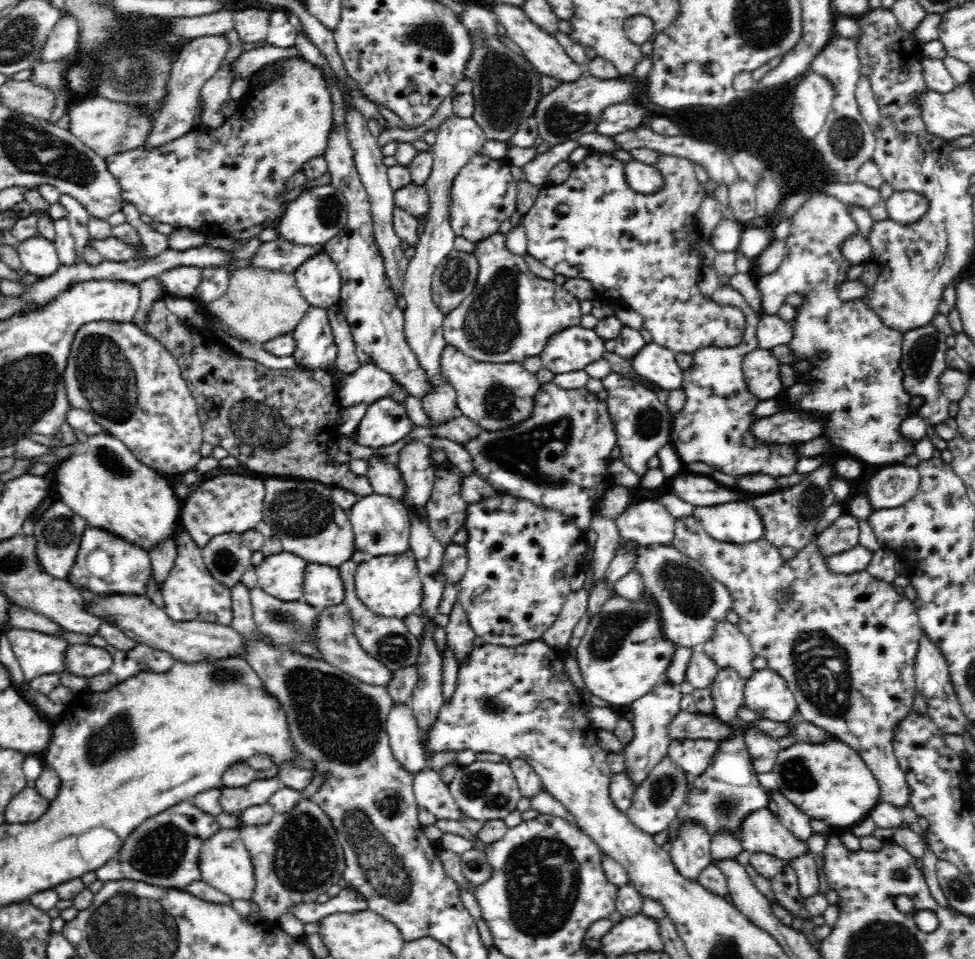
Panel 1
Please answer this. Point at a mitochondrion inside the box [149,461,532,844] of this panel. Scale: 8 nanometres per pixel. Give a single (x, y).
(344, 723)

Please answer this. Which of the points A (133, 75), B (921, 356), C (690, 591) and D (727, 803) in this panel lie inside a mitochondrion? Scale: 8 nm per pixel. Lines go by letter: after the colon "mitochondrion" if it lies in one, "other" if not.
A: mitochondrion
B: mitochondrion
C: mitochondrion
D: mitochondrion

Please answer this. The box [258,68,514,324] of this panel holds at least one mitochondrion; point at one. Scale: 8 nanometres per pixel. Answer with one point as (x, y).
(455, 274)

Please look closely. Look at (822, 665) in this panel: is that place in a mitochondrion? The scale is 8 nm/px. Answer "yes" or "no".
yes

